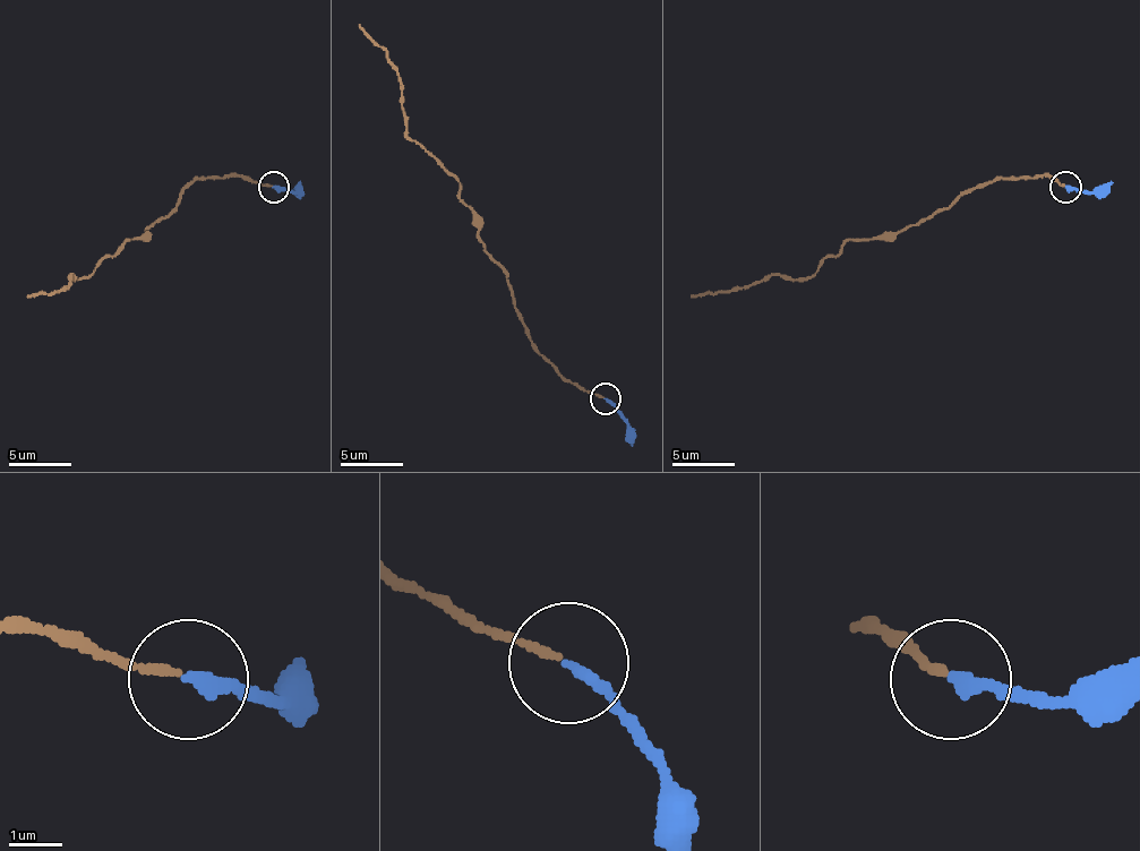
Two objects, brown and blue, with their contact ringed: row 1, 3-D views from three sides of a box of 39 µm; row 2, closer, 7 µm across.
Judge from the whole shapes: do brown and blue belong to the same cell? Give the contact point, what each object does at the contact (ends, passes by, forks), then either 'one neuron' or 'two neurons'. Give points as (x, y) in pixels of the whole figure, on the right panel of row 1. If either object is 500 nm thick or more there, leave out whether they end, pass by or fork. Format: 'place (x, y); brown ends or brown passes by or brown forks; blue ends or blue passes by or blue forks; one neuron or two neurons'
place (1065, 187); brown ends; blue ends; one neuron

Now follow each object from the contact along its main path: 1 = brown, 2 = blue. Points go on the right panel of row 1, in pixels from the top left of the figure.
1: (1064, 185), (1048, 175), (968, 188), (949, 207), (902, 232), (848, 241), (808, 278), (764, 275), (692, 298)
2: (1064, 188), (1089, 191), (1112, 181)

